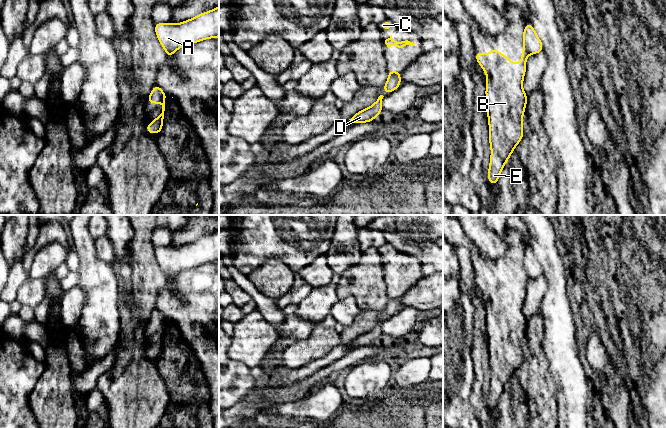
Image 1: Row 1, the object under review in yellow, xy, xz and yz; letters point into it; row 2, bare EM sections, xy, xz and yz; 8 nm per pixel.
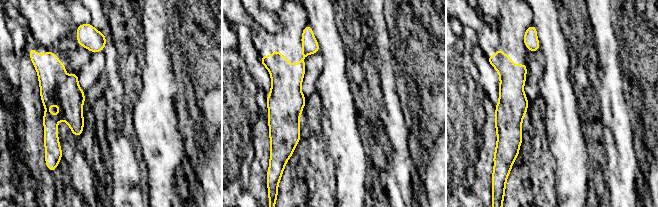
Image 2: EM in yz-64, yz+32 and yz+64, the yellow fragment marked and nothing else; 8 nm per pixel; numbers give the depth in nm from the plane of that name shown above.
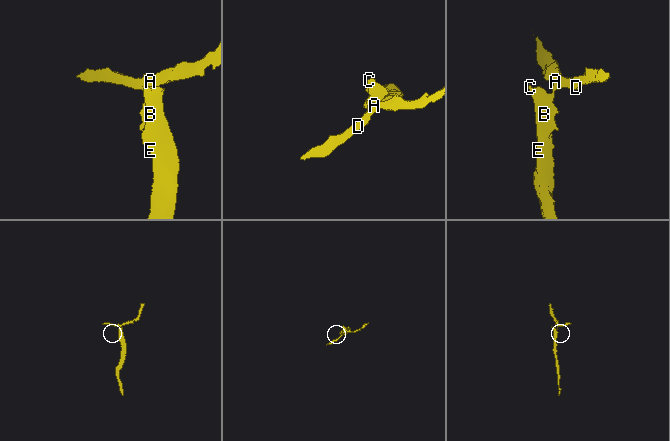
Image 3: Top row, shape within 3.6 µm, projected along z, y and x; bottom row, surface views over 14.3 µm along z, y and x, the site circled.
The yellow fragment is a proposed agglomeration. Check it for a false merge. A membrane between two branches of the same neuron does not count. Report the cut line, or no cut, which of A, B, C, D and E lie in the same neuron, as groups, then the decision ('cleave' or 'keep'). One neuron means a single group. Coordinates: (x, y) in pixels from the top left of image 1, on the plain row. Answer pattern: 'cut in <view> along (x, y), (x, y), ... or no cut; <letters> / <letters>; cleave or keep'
cut in yz along (524, 269), (528, 278); A D / B C E; cleave

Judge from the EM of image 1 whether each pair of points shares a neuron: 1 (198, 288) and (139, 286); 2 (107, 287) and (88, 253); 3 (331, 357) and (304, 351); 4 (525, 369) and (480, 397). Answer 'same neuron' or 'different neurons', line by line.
1: different neurons
2: same neuron
3: different neurons
4: different neurons

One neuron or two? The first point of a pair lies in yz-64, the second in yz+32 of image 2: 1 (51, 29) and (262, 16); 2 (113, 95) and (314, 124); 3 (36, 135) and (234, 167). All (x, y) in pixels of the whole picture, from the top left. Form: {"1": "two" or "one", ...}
{"1": "one", "2": "two", "3": "two"}

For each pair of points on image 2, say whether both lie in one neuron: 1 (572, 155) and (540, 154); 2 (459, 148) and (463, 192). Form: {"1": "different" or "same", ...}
{"1": "different", "2": "same"}

